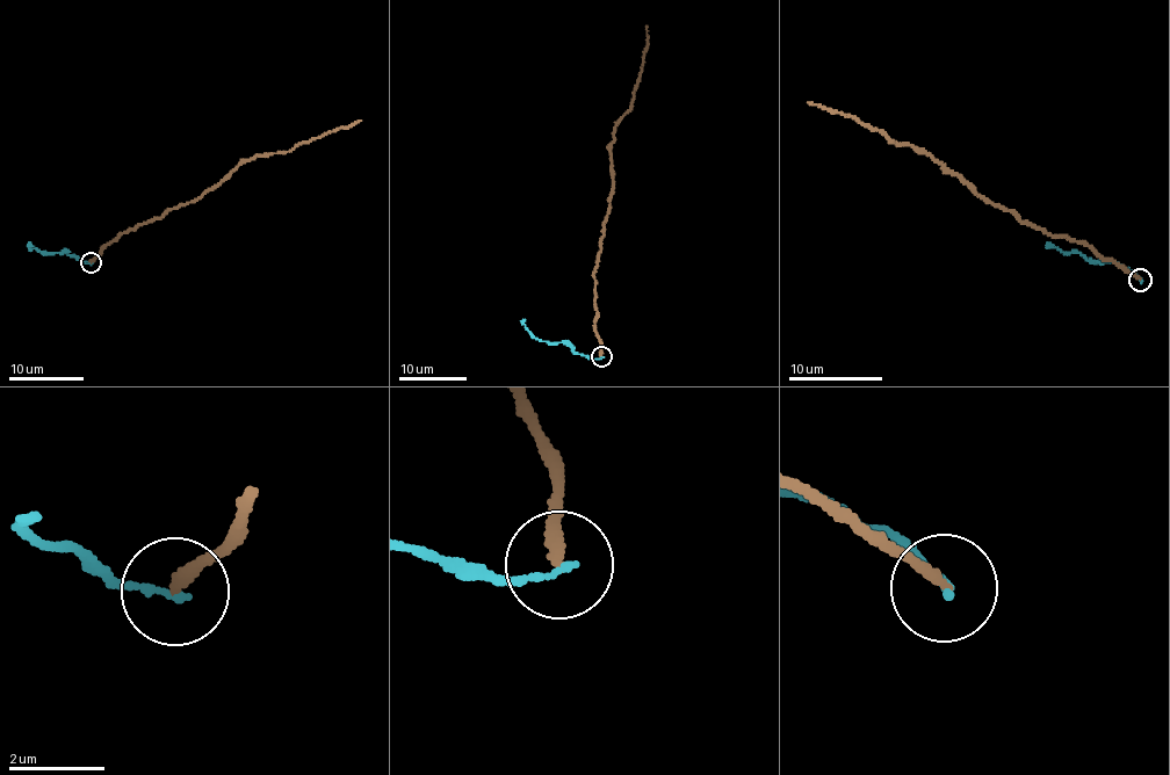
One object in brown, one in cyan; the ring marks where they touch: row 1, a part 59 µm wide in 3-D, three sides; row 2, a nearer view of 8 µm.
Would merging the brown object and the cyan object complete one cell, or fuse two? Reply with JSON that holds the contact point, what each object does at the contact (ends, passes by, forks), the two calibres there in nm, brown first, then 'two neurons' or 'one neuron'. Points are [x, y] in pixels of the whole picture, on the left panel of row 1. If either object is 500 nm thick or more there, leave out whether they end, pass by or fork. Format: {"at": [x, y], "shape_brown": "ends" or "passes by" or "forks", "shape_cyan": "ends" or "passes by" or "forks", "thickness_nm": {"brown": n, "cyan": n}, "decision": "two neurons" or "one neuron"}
{"at": [91, 262], "shape_brown": "ends", "shape_cyan": "ends", "thickness_nm": {"brown": 240, "cyan": 140}, "decision": "two neurons"}

